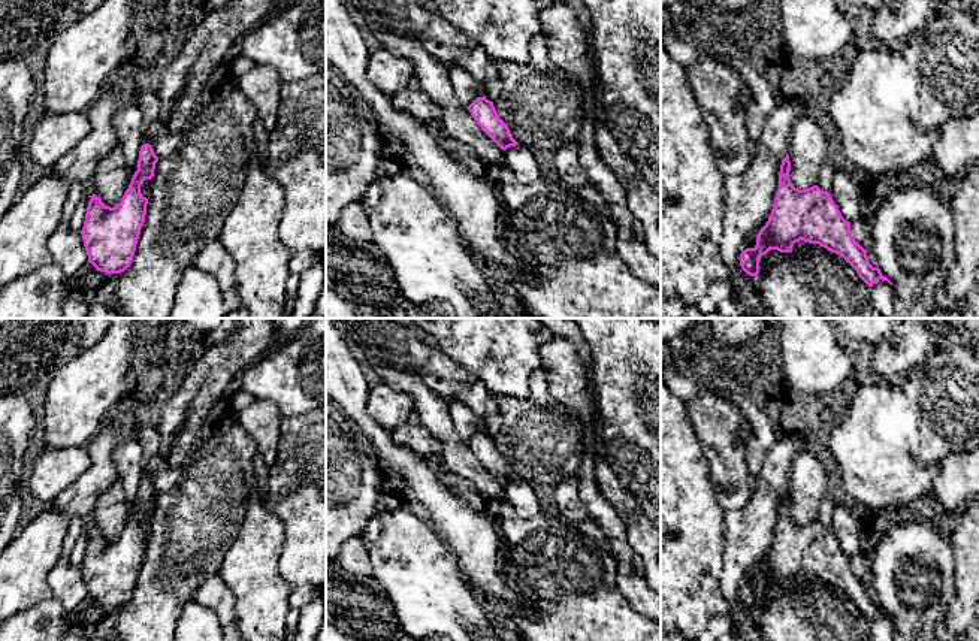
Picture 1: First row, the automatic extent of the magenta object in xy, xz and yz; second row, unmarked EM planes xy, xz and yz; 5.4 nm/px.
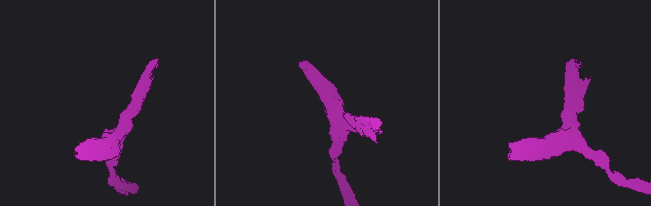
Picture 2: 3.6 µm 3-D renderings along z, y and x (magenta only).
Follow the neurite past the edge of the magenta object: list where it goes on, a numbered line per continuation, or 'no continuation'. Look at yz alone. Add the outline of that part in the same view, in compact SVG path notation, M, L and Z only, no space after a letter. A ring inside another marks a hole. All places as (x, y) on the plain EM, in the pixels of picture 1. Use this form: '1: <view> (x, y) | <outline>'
no continuation

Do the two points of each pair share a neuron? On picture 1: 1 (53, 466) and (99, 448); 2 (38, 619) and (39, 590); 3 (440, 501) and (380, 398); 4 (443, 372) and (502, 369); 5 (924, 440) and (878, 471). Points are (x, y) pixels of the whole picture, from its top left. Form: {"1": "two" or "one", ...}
{"1": "two", "2": "two", "3": "two", "4": "two", "5": "one"}

